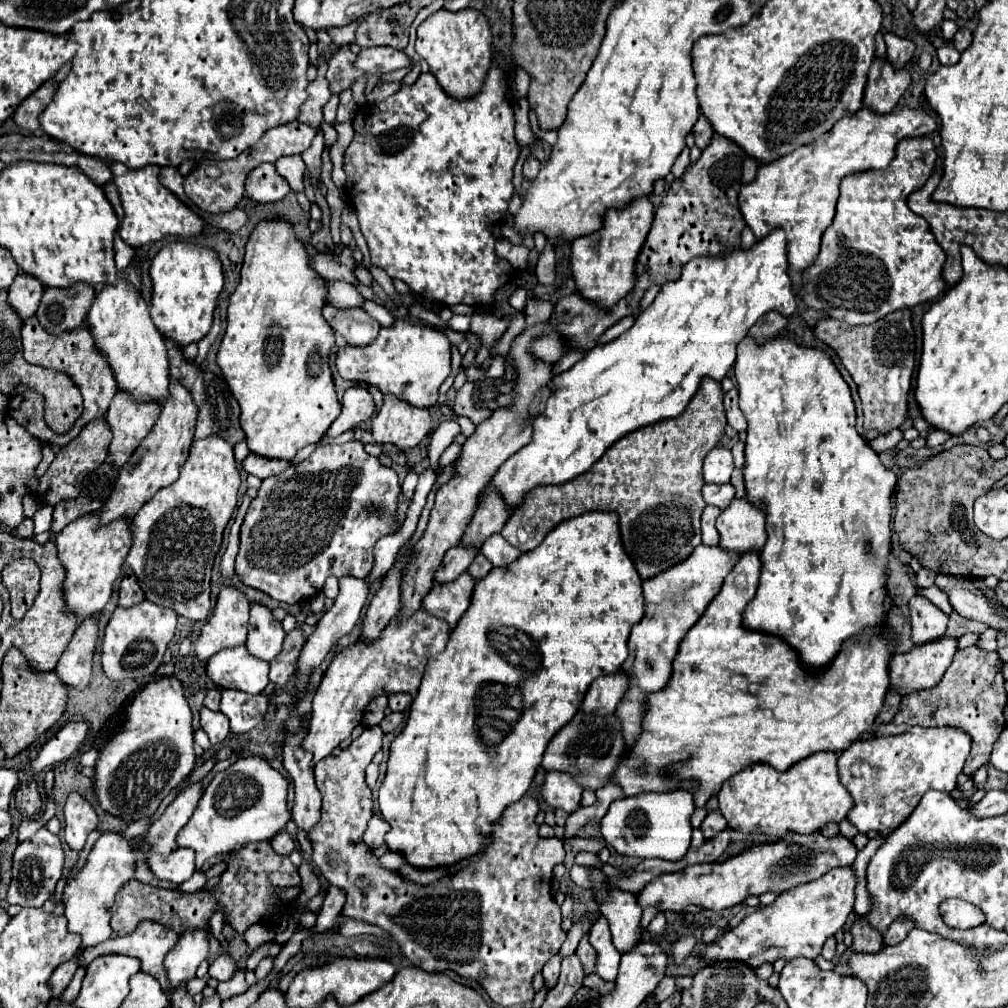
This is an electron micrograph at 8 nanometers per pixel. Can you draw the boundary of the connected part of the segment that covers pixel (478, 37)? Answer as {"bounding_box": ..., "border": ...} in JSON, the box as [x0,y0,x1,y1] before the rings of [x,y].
{"bounding_box":[416,9,492,99],"border":[[[442,9],[418,27],[416,53],[428,63],[430,73],[452,99],[468,99],[480,91],[492,65],[492,31],[480,11],[462,9],[452,13]]]}

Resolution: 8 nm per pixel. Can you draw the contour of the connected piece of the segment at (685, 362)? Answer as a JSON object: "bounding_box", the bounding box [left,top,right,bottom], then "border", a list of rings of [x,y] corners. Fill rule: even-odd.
{"bounding_box":[482,229,796,511],"border":[[[774,229],[766,239],[748,251],[736,249],[724,257],[692,259],[684,265],[678,281],[662,285],[652,305],[636,317],[634,325],[626,333],[606,345],[596,345],[572,369],[556,375],[556,393],[548,397],[544,413],[532,419],[532,441],[498,469],[488,487],[482,489],[482,495],[488,489],[494,489],[500,493],[506,507],[514,511],[520,507],[526,493],[538,485],[566,483],[588,471],[604,455],[604,451],[624,435],[650,423],[678,417],[690,403],[690,397],[698,391],[704,377],[716,381],[726,377],[736,361],[738,343],[762,315],[778,311],[780,315],[790,317],[794,313],[796,295],[786,271],[786,235],[780,229]]]}

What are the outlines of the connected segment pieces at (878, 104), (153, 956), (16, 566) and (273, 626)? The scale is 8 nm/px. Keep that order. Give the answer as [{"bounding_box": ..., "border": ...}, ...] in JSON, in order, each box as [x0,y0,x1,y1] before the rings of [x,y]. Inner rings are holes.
[{"bounding_box":[862,59,910,115],"border":[[[874,59],[868,73],[868,83],[864,91],[862,105],[878,115],[888,115],[894,111],[900,95],[910,85],[910,75],[906,69],[894,69],[888,61]]]},{"bounding_box":[80,921,176,989],"border":[[[144,921],[138,925],[138,929],[132,935],[124,935],[124,937],[116,937],[116,939],[108,939],[100,945],[88,947],[82,951],[80,955],[80,965],[88,965],[92,963],[96,957],[100,955],[108,955],[108,953],[120,953],[120,955],[132,955],[136,959],[140,959],[140,971],[156,977],[160,981],[160,985],[164,985],[164,989],[168,989],[168,977],[164,973],[164,957],[168,955],[168,949],[172,949],[172,945],[176,945],[176,933],[170,931],[164,925],[152,923],[152,921]]]},{"bounding_box":[2,559,40,619],"border":[[[30,559],[12,561],[2,571],[2,579],[10,591],[12,617],[16,619],[24,617],[24,613],[32,607],[38,593],[38,581],[40,581],[38,565],[34,565]]]},{"bounding_box":[248,603,286,663],"border":[[[254,603],[248,621],[248,653],[252,653],[252,657],[256,659],[270,663],[280,653],[284,635],[286,633],[282,631],[282,625],[272,617],[272,611],[264,605]]]}]

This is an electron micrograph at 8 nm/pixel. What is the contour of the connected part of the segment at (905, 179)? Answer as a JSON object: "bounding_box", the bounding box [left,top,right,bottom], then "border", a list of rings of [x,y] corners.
{"bounding_box":[798,137,946,325],"border":[[[914,137],[898,143],[896,157],[888,165],[888,169],[844,177],[836,203],[834,223],[822,235],[818,259],[802,273],[804,287],[798,291],[798,297],[808,307],[818,309],[832,319],[846,321],[848,325],[872,325],[892,311],[916,307],[924,301],[934,299],[938,293],[942,293],[942,289],[946,289],[946,283],[942,279],[942,265],[946,261],[946,253],[936,243],[928,223],[916,213],[912,213],[906,205],[908,195],[920,189],[934,173],[938,165],[936,161],[938,153],[932,139]]]}

